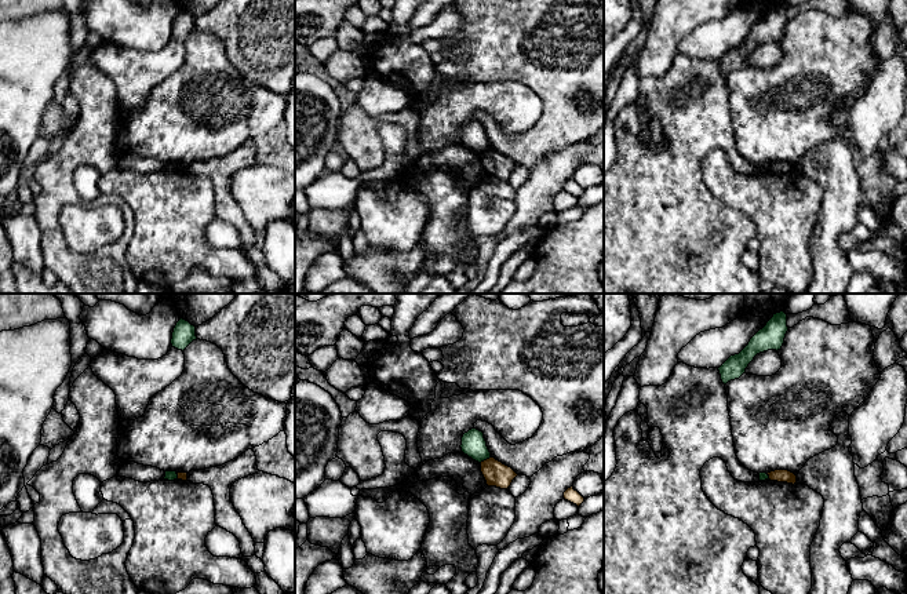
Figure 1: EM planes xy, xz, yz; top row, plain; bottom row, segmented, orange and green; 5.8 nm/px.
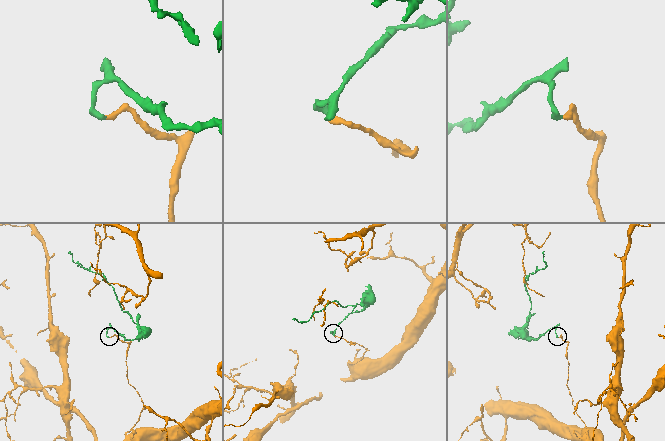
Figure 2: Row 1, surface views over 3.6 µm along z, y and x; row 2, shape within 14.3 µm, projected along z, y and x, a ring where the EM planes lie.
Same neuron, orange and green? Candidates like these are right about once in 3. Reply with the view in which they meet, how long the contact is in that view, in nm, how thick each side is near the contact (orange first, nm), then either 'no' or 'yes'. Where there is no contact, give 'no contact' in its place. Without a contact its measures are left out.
xz | 80 nm | 140/140 nm | no

